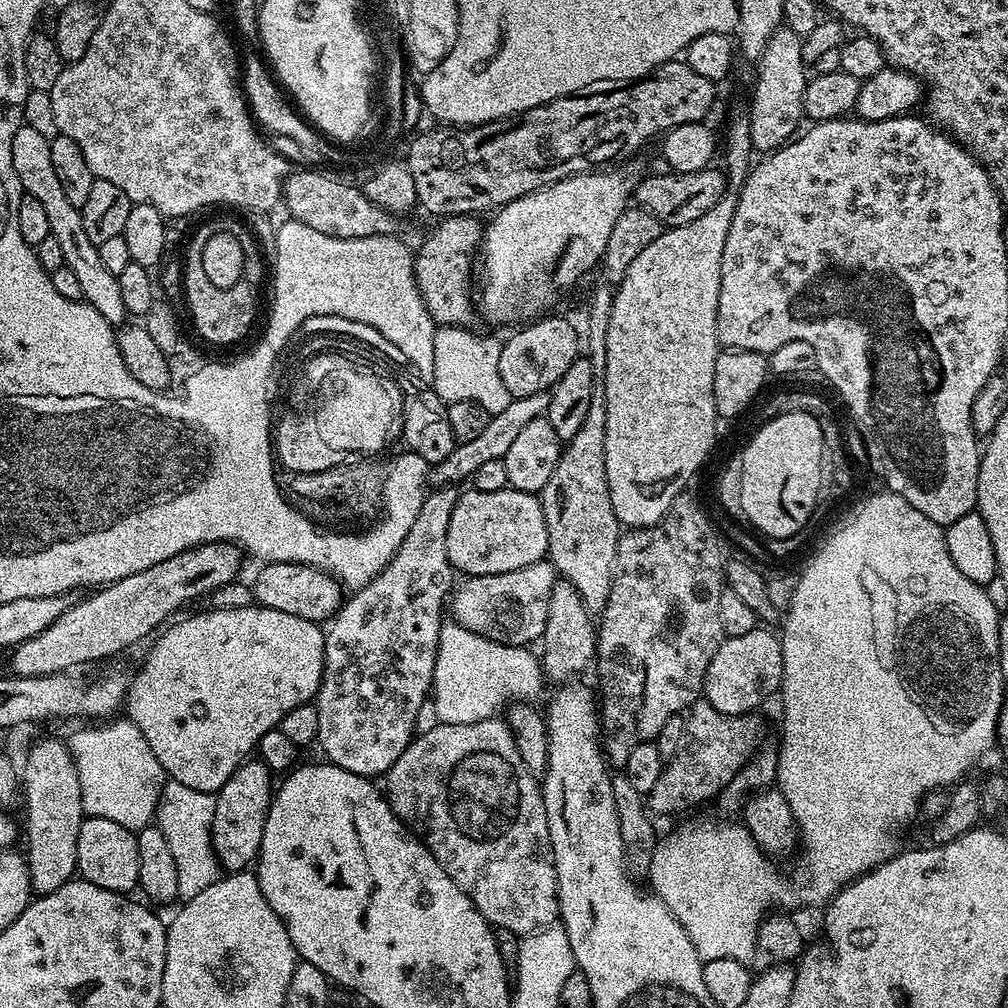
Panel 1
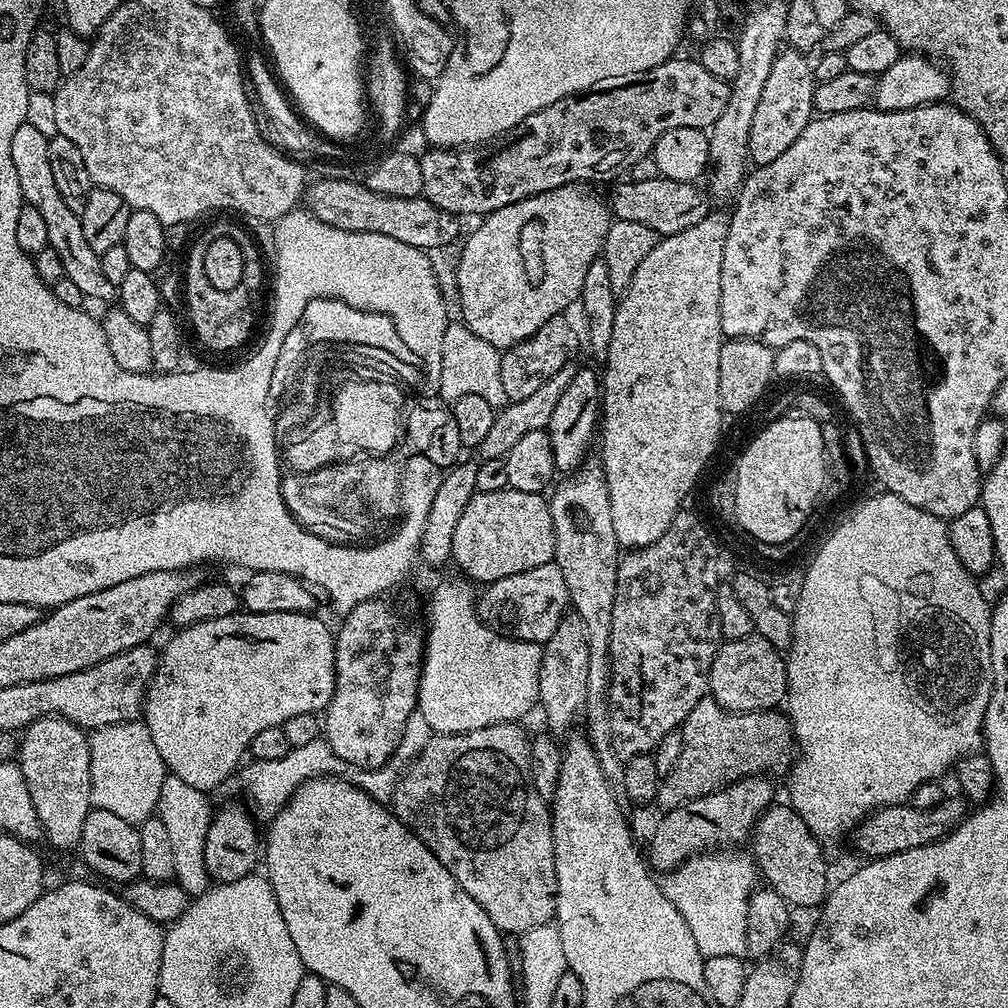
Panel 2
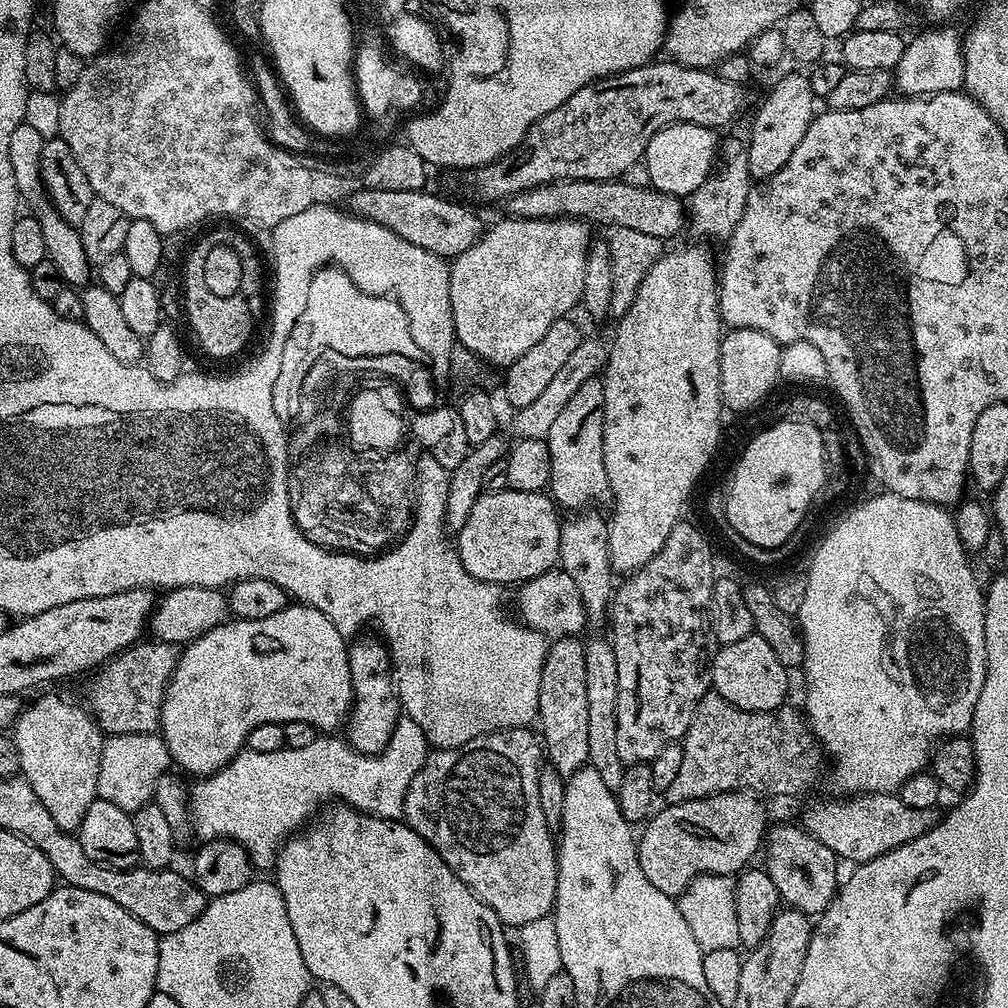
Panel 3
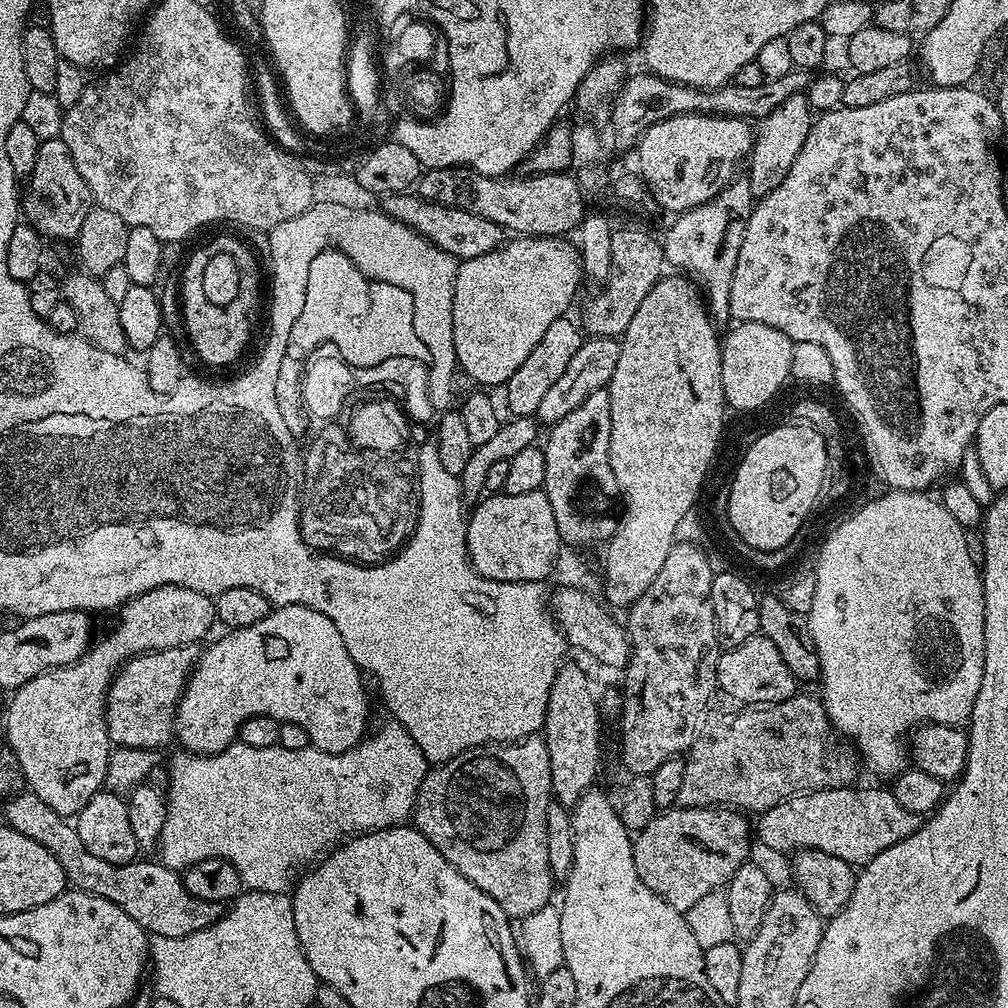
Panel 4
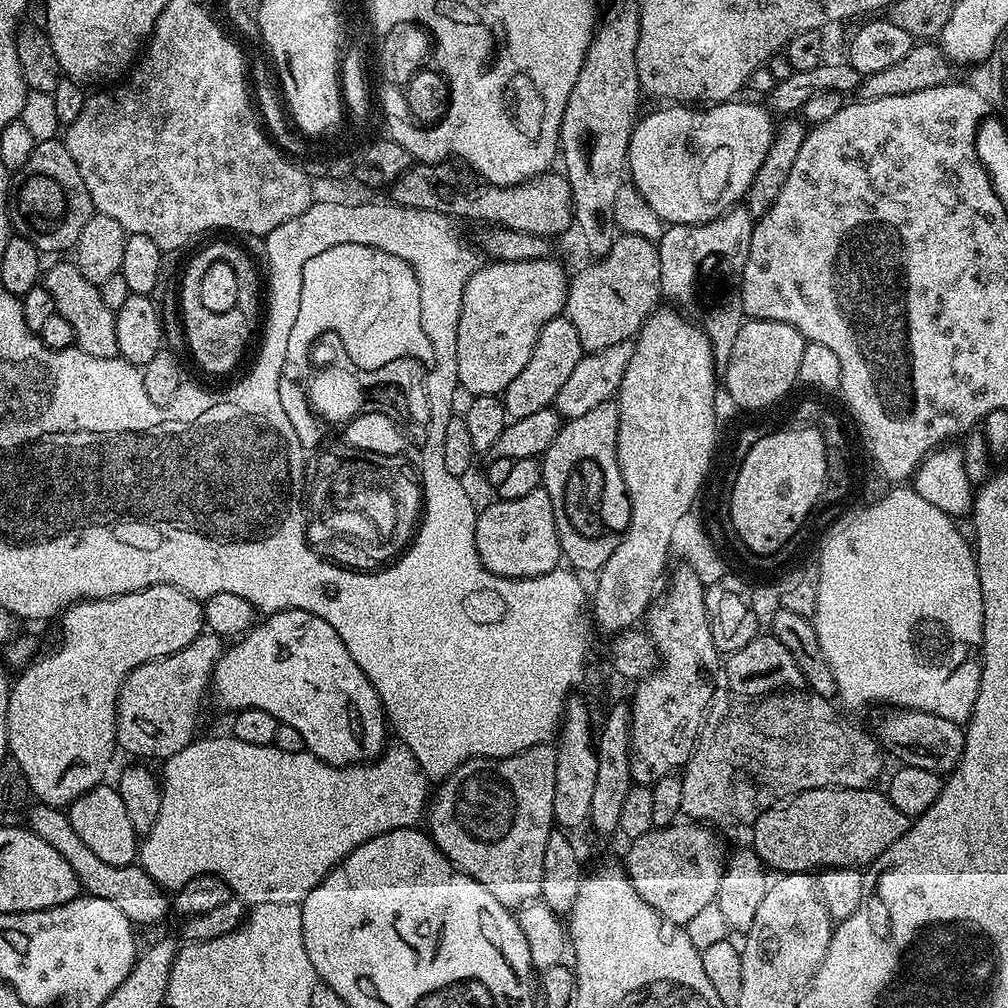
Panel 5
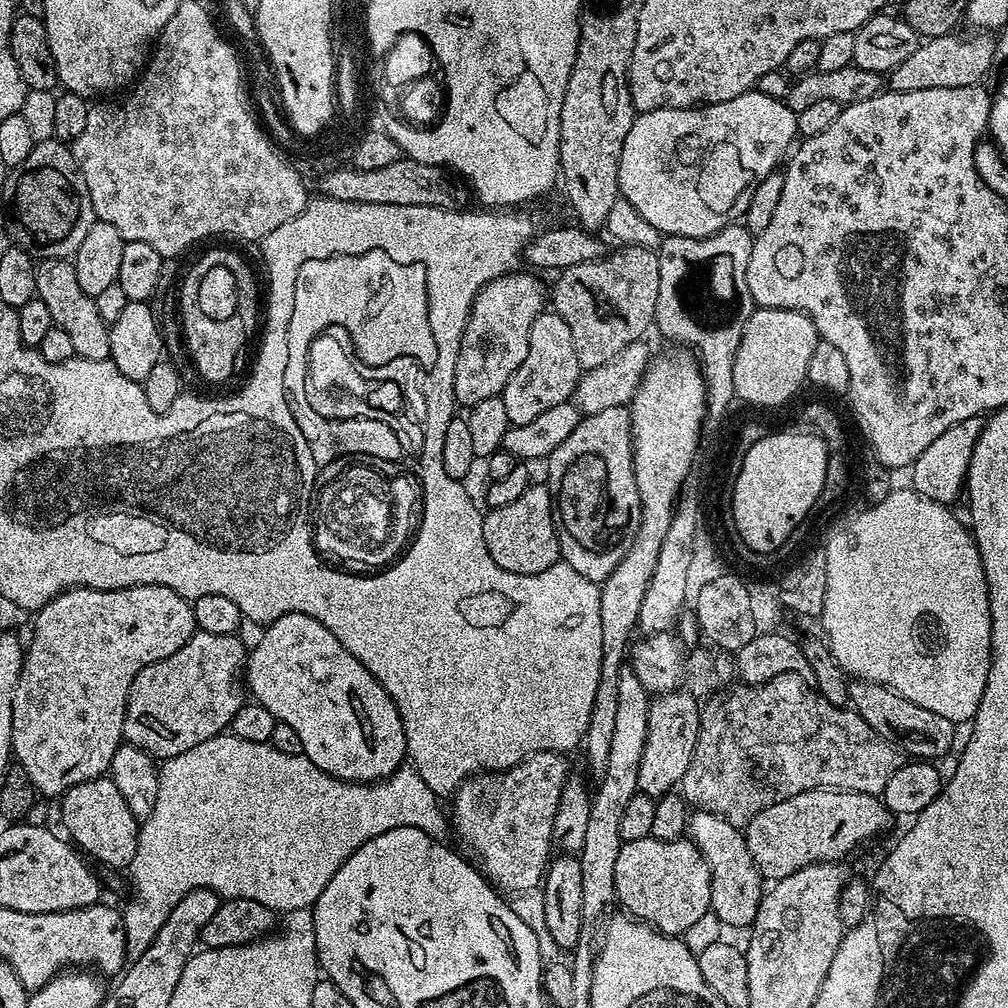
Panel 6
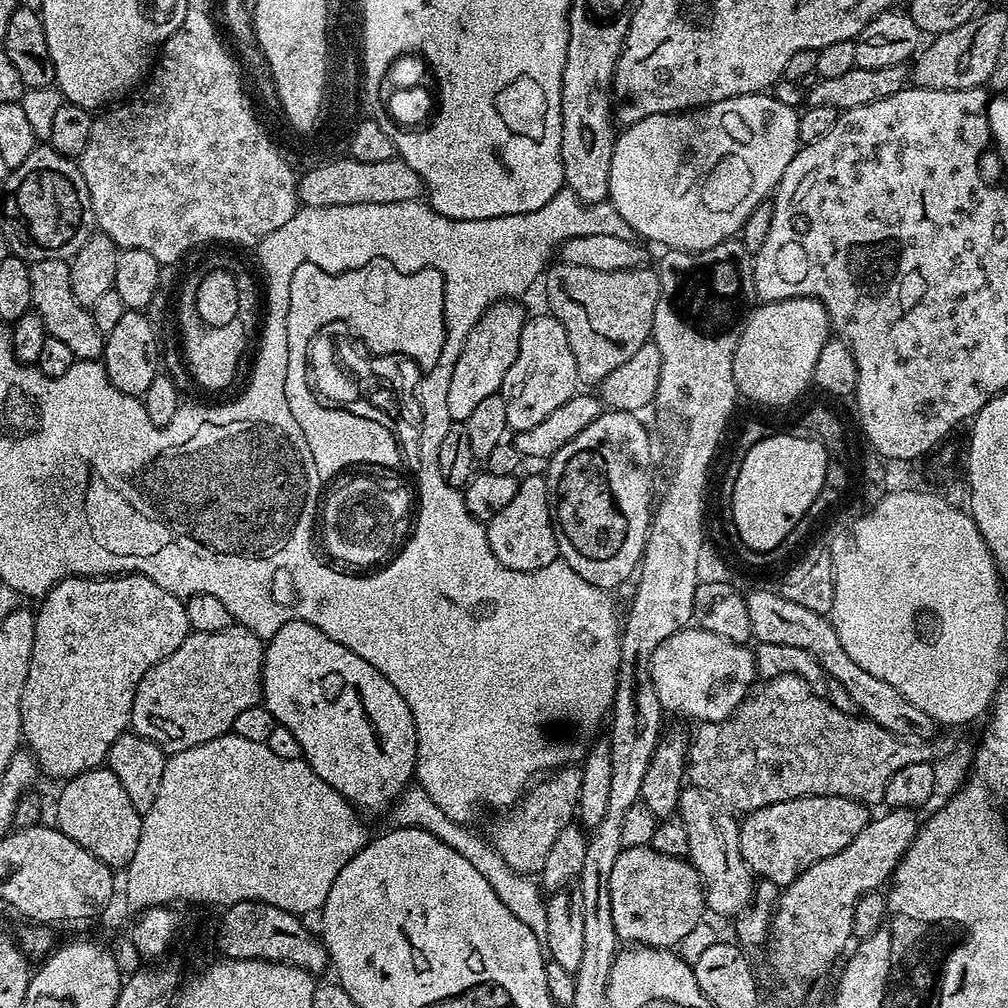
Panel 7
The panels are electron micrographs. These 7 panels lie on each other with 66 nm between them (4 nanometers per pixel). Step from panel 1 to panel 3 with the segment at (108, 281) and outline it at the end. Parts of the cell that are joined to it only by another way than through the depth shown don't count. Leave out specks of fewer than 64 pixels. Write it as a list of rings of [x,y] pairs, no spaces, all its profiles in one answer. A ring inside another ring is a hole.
[[[25,123],[20,124],[10,137],[10,170],[14,170],[16,194],[23,203],[24,200],[28,203],[27,211],[38,218],[38,226],[42,226],[42,234],[46,238],[48,259],[54,262],[54,266],[58,266],[58,274],[62,274],[65,285],[84,286],[93,279],[94,268],[88,263],[86,250],[82,250],[79,227],[66,222],[66,218],[58,214],[58,210],[44,193],[44,183],[40,177],[40,155],[45,139],[42,134],[38,134],[38,130],[34,130],[34,126]]]

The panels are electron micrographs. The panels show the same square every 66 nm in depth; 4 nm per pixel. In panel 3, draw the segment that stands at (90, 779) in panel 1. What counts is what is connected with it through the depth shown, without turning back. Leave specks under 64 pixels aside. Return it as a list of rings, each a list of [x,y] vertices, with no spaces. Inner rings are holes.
[[[157,733],[108,736],[99,760],[97,797],[134,813],[153,801],[156,782],[171,766],[169,750]]]

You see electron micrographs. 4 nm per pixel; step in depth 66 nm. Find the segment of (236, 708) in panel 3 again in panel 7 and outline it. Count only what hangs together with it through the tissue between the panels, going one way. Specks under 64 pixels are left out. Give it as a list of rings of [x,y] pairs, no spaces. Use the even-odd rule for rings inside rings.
[[[291,620],[282,626],[282,630],[278,630],[278,634],[274,634],[271,640],[265,643],[264,665],[262,666],[262,703],[270,710],[270,714],[274,714],[277,724],[286,726],[286,730],[290,730],[290,734],[294,734],[294,738],[298,738],[298,743],[302,745],[304,751],[302,759],[312,767],[314,774],[318,774],[318,778],[330,782],[330,786],[334,790],[338,790],[338,794],[346,797],[357,809],[384,807],[387,809],[395,804],[396,799],[403,794],[405,788],[413,783],[416,774],[416,731],[414,730],[414,714],[410,714],[410,706],[406,706],[406,698],[402,698],[402,694],[398,694],[398,690],[394,690],[392,683],[386,678],[382,678],[380,671],[374,666],[370,666],[370,662],[366,662],[366,658],[358,658],[358,654],[354,654],[354,650],[346,650],[346,646],[342,646],[342,642],[334,642],[334,638],[322,634],[322,630],[318,630],[318,626],[314,626],[310,622]]]

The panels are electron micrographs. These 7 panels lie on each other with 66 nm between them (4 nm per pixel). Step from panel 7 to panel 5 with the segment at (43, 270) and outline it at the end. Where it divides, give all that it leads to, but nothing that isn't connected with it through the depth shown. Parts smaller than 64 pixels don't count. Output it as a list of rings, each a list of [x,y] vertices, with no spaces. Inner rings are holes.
[[[74,262],[56,264],[52,269],[45,271],[42,283],[46,290],[50,290],[50,298],[54,298],[56,312],[62,314],[70,327],[74,330],[75,347],[81,348],[86,354],[94,354],[94,358],[117,358],[118,330],[116,329],[116,313],[102,302],[102,294],[97,285],[86,282],[82,278],[82,270]]]

